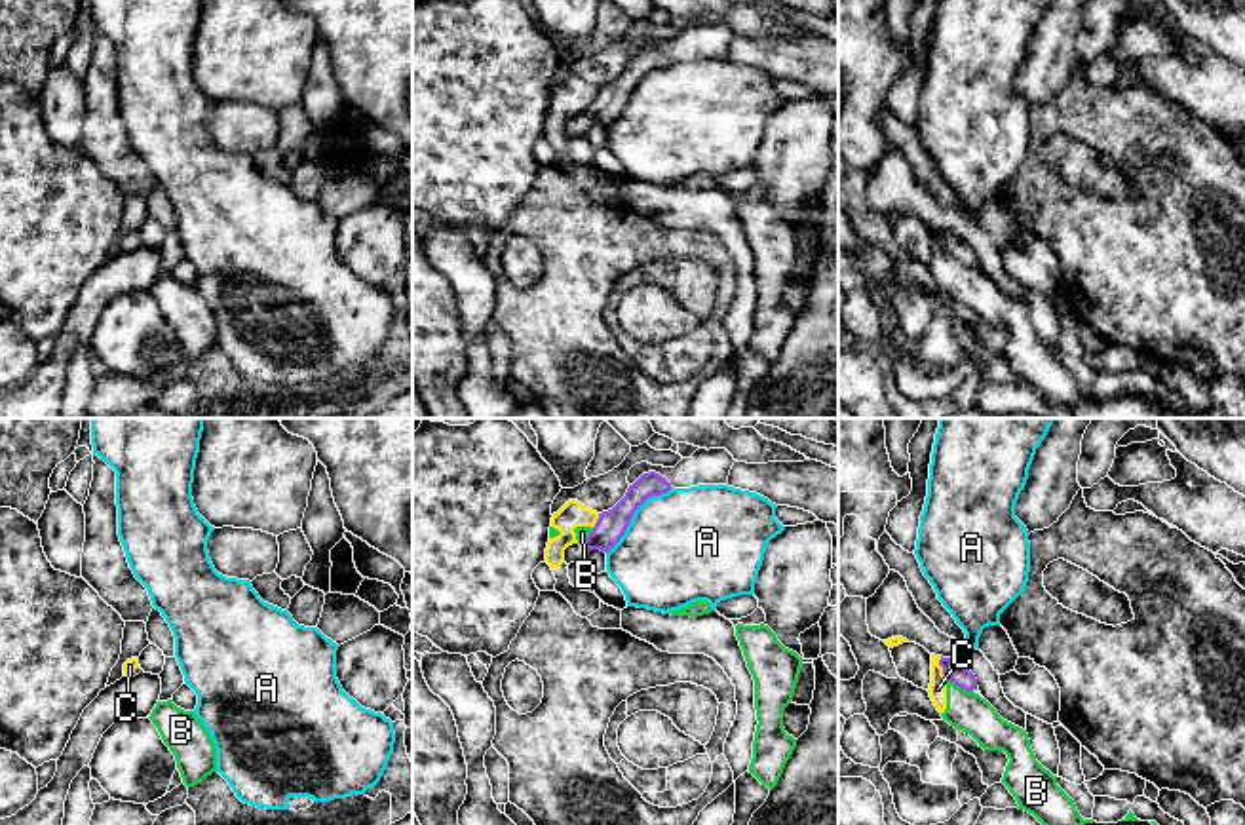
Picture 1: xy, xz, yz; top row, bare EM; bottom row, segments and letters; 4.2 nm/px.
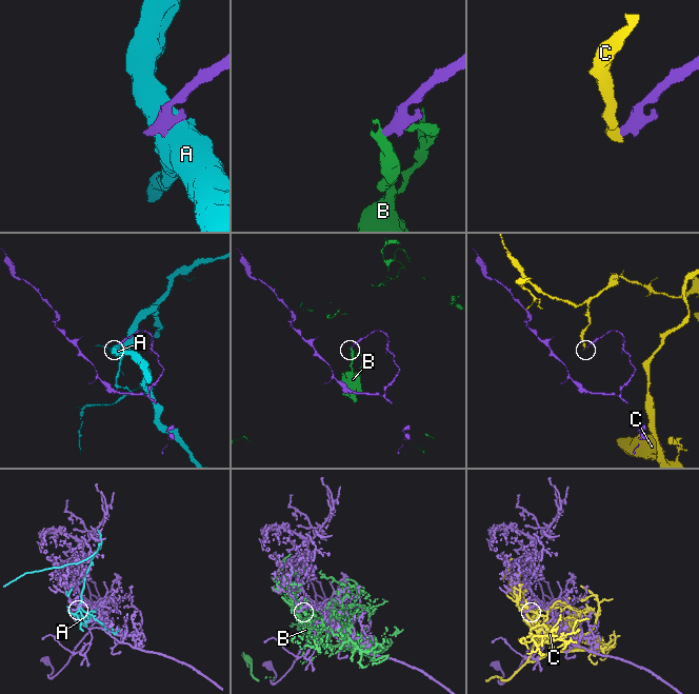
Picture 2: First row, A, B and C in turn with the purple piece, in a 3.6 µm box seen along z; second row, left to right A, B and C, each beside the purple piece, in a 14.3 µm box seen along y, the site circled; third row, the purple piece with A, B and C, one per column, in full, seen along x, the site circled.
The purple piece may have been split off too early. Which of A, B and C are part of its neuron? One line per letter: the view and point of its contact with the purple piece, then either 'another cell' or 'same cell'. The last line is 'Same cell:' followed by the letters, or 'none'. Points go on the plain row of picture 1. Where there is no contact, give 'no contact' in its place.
A: contact xz (633, 88); another cell
B: contact yz (960, 261); another cell
C: contact yz (941, 240); another cell
Same cell: none

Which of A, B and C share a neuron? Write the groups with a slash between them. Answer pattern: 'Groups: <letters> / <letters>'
Groups: A / B C

